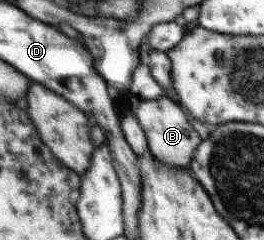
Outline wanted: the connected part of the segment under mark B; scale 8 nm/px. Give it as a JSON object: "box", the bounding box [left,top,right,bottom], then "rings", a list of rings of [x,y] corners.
{"box":[134,96,202,169],"rings":[[[165,96],[159,99],[138,101],[135,103],[134,113],[145,132],[148,151],[153,159],[166,166],[173,166],[174,169],[186,169],[190,166],[202,140],[197,131],[193,129],[193,125],[189,123],[183,109],[179,107],[179,103]]]}

